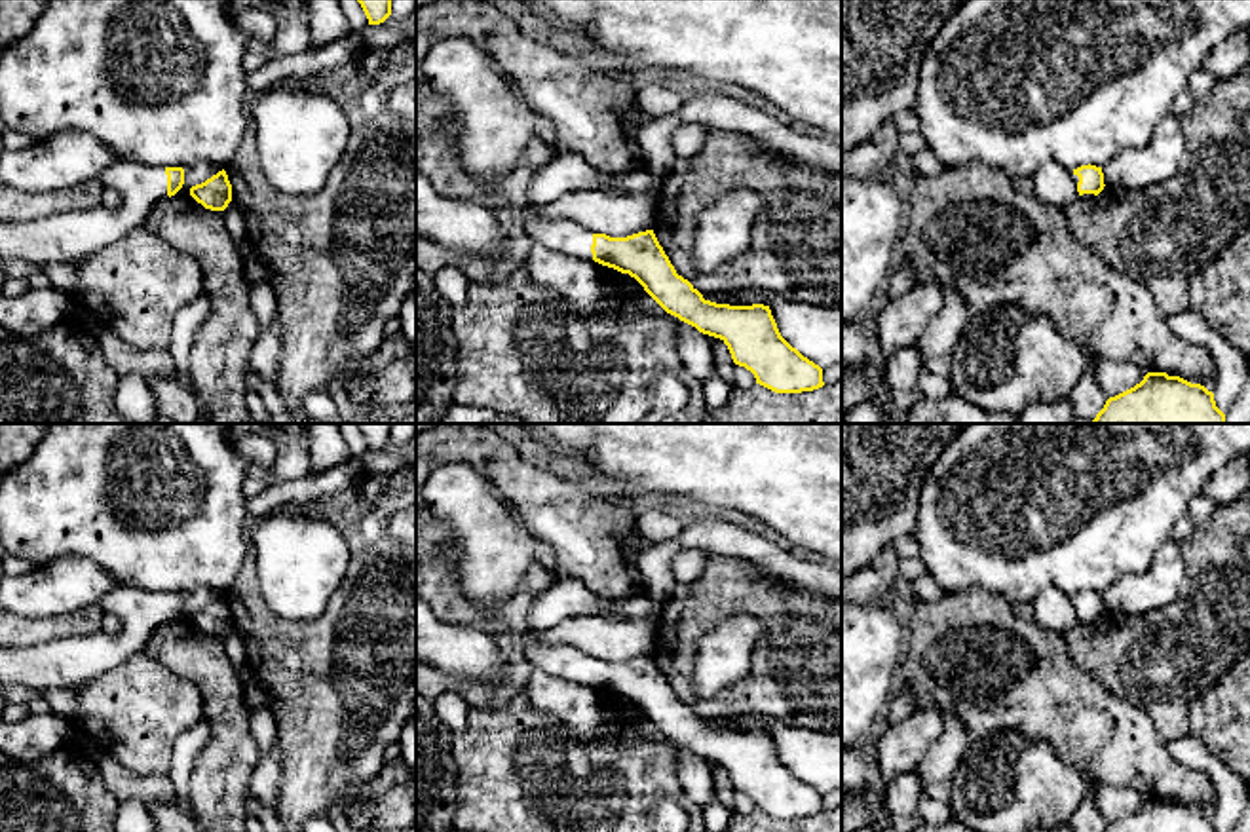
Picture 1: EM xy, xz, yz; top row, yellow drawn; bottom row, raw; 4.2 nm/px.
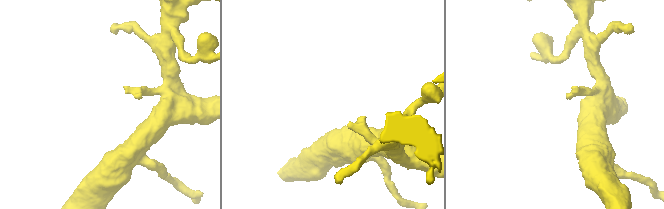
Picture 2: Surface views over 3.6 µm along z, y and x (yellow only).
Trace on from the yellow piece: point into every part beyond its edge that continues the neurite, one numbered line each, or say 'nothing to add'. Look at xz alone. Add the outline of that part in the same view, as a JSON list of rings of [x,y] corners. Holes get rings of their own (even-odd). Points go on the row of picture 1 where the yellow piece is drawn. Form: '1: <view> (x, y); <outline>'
1: xz (567, 238); [[[532,203],[522,209],[522,222],[526,236],[534,243],[541,243],[559,255],[593,260],[591,245],[595,232],[585,226],[570,220],[543,218]]]

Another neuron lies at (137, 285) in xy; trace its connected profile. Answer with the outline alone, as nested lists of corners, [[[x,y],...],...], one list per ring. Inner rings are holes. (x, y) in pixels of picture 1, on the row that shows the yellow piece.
[[[144,222],[72,266],[80,279],[74,298],[135,348],[167,348],[173,319],[203,293],[203,274],[198,262],[152,234]]]

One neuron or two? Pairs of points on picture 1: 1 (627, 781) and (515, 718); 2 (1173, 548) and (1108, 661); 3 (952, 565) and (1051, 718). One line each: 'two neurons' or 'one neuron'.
1: one neuron
2: two neurons
3: two neurons

